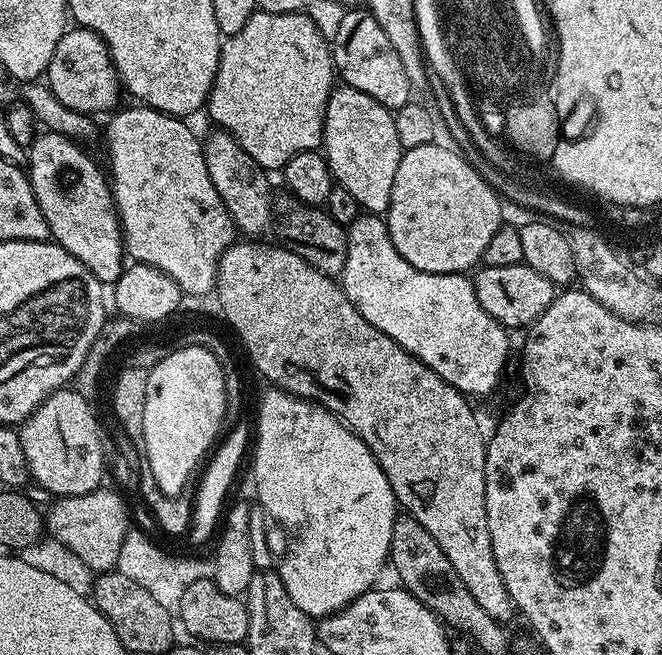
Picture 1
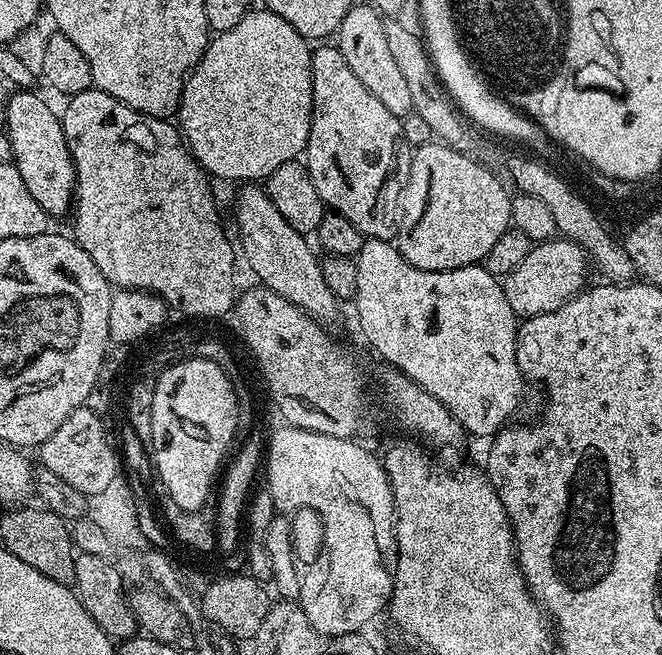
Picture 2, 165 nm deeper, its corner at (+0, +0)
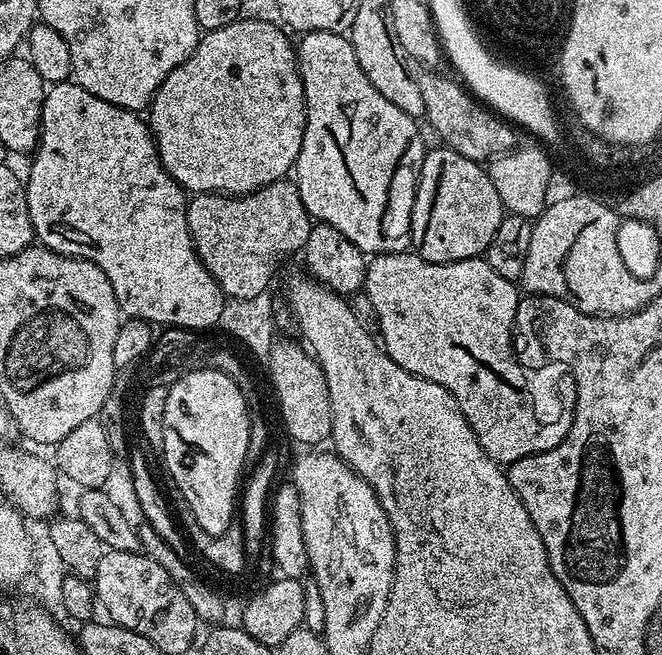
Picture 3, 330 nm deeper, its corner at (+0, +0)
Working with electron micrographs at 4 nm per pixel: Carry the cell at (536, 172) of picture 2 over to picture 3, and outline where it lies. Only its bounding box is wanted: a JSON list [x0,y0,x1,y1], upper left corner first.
[416,70,517,164]

